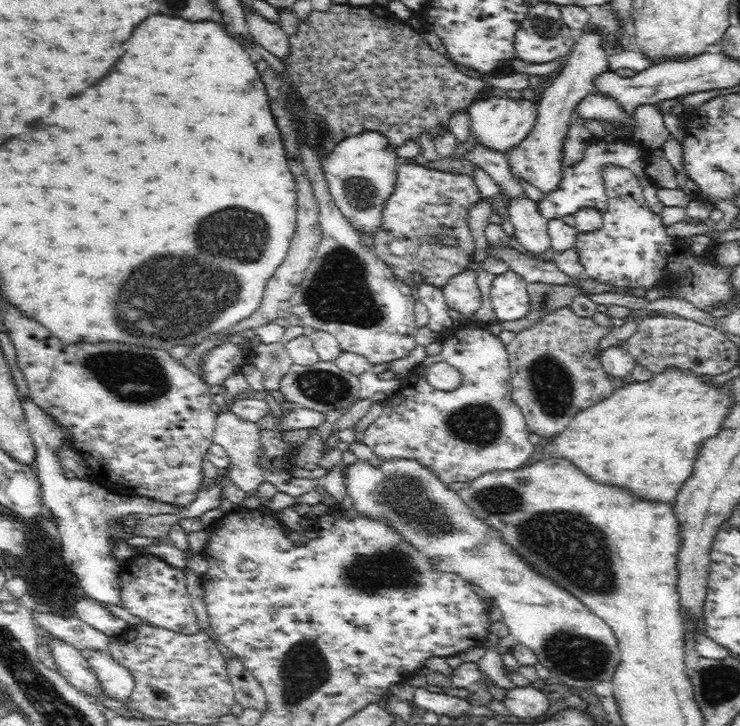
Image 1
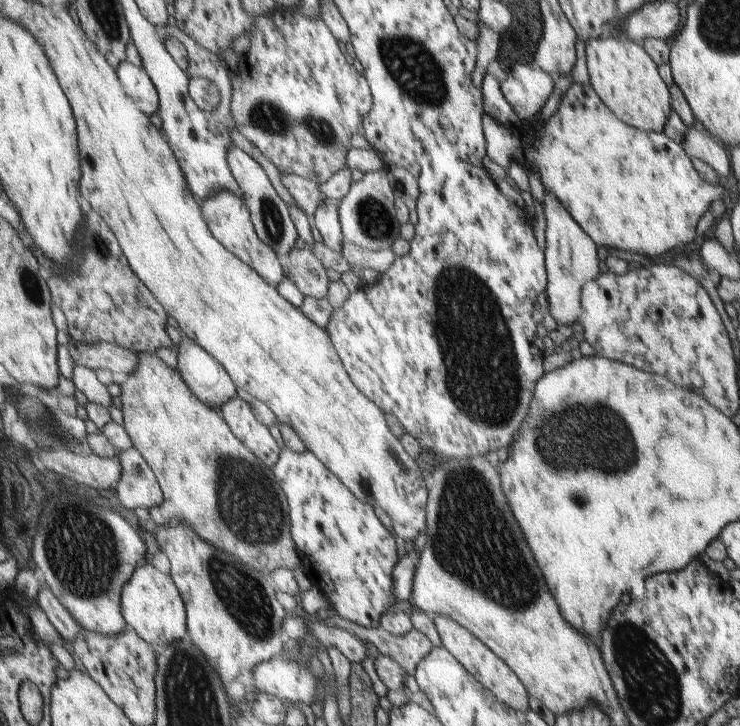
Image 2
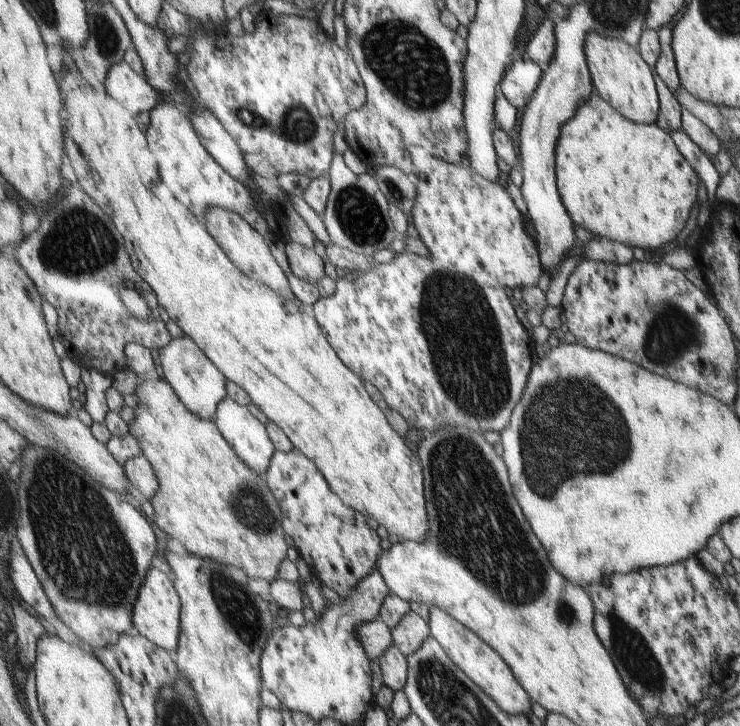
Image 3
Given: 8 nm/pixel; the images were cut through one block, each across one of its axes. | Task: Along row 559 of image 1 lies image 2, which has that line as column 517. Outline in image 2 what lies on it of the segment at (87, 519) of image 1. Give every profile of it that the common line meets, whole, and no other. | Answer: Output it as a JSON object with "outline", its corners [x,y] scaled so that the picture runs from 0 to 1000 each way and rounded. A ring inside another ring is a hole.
{"outline":[[[697,88],[685,98],[686,107],[677,114],[680,132],[703,167],[719,165],[746,129],[751,107],[716,88]]]}

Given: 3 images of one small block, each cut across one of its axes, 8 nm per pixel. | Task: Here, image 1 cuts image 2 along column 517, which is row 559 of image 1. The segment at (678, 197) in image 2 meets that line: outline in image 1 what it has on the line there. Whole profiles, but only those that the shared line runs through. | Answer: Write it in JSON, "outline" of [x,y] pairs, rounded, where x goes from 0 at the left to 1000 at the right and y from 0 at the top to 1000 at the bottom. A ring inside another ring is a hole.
{"outline":[[[185,764],[168,771],[161,796],[164,799],[164,836],[176,846],[197,855],[200,861],[232,866],[246,872],[265,872],[273,869],[266,862],[268,853],[259,839],[251,793],[247,785],[234,781],[208,764]]]}

